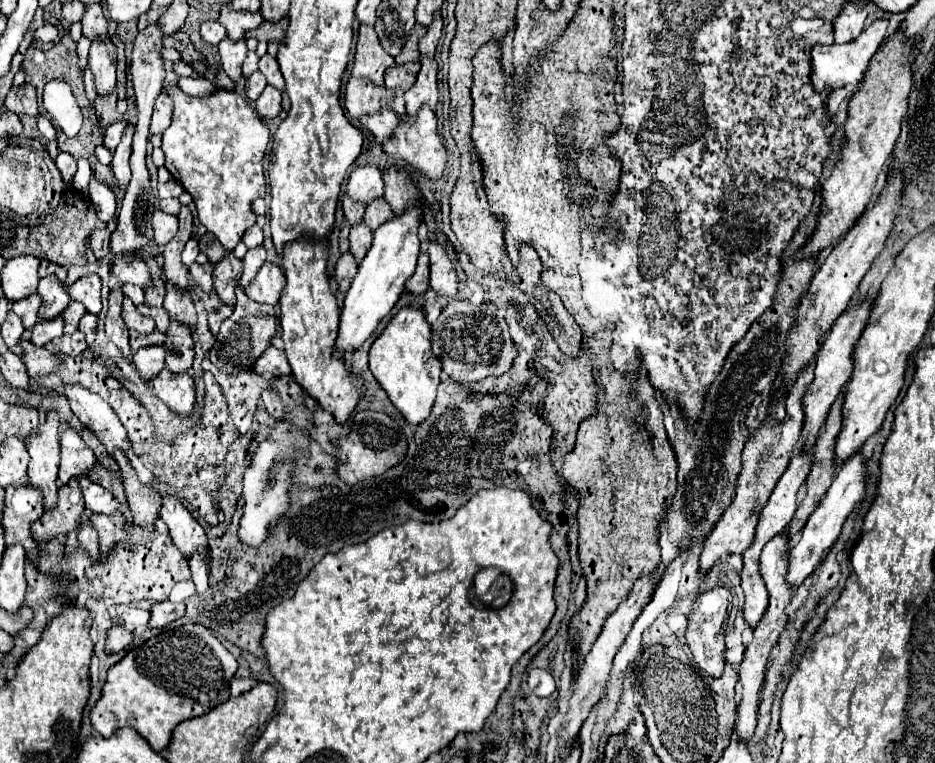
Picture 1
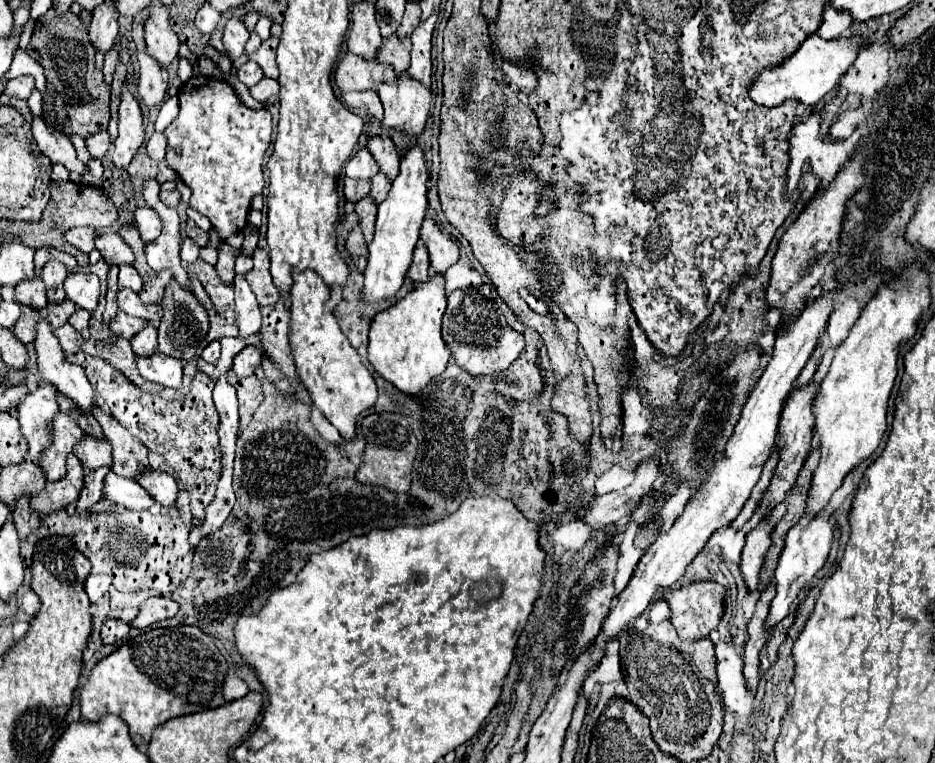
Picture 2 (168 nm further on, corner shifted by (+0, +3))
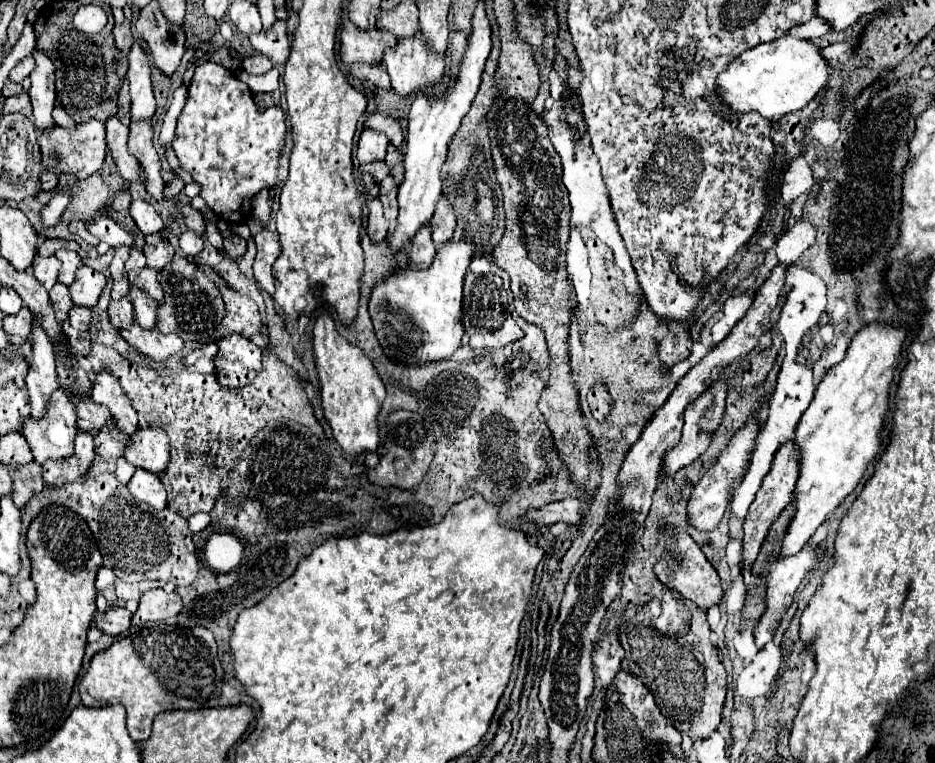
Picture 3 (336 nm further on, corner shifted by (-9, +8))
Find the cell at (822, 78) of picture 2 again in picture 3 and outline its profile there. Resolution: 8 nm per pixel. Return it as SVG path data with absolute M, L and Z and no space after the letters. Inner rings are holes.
M781 36L773 42L745 50L717 76L719 100L733 112L759 112L767 120L801 110L827 84L829 64L811 40Z

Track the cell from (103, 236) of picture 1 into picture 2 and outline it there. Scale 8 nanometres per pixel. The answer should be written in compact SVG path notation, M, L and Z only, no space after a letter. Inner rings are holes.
M74 227L72 231L66 233L66 241L72 243L74 247L90 253L94 249L94 241L96 241L98 233L94 229L88 229L88 227Z

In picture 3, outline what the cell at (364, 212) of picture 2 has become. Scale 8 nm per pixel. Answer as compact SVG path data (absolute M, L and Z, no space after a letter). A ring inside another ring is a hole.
M391 174L381 182L379 200L383 202L385 218L387 218L389 222L395 222L395 218L397 218L397 184L393 182L393 176L391 176Z

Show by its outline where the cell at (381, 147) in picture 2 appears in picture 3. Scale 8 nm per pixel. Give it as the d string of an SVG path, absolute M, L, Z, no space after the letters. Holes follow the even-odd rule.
M373 112L373 114L369 114L365 118L365 126L385 132L387 138L391 140L391 144L395 144L395 146L401 146L401 142L403 142L403 132L401 132L399 122L395 118L391 118L387 112Z

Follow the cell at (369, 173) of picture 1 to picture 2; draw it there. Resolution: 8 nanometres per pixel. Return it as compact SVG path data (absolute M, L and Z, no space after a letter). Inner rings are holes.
M360 149L348 163L346 163L346 177L360 181L360 179L372 179L380 169L374 161L372 153L368 149Z

